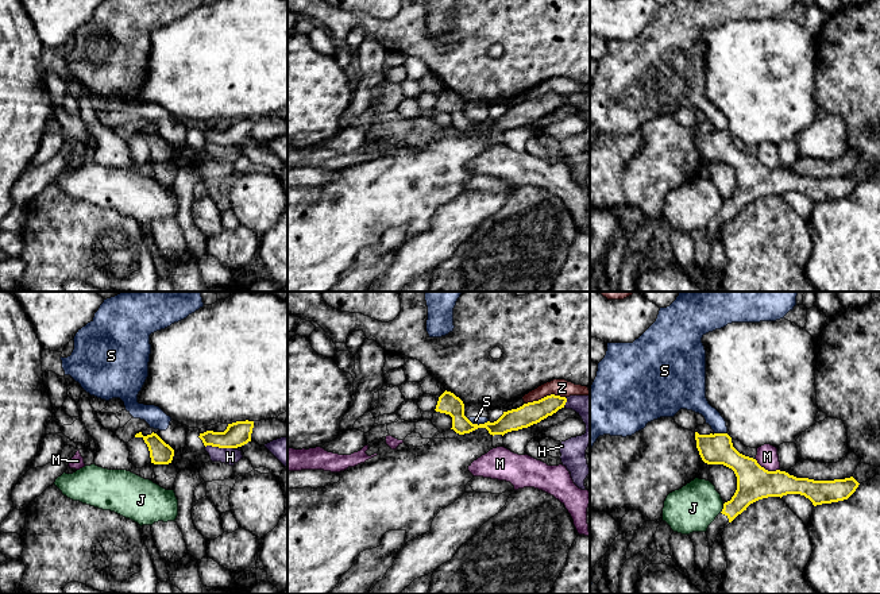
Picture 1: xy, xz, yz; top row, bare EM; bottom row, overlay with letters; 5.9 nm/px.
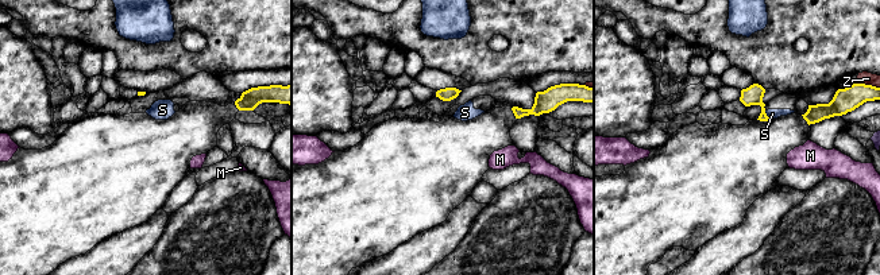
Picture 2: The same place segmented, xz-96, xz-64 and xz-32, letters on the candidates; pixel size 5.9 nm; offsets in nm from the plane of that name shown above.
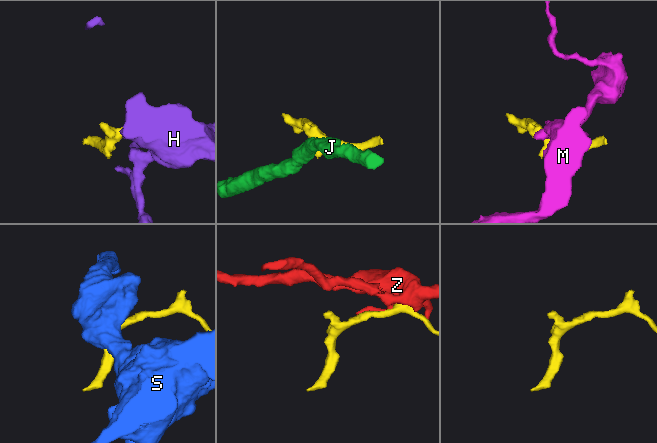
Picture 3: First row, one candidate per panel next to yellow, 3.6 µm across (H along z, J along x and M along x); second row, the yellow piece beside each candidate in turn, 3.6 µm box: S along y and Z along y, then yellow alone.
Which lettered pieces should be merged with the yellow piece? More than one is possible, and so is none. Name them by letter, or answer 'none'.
none

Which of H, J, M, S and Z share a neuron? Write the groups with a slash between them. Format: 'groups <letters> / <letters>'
groups H / J / M / S / Z

